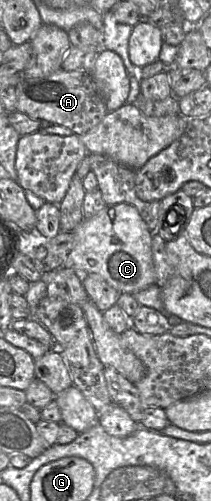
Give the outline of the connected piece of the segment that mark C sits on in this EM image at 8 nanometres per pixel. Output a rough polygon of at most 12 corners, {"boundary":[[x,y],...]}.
{"boundary":[[107,205],[73,231],[64,268],[121,293],[156,283],[135,206]]}

